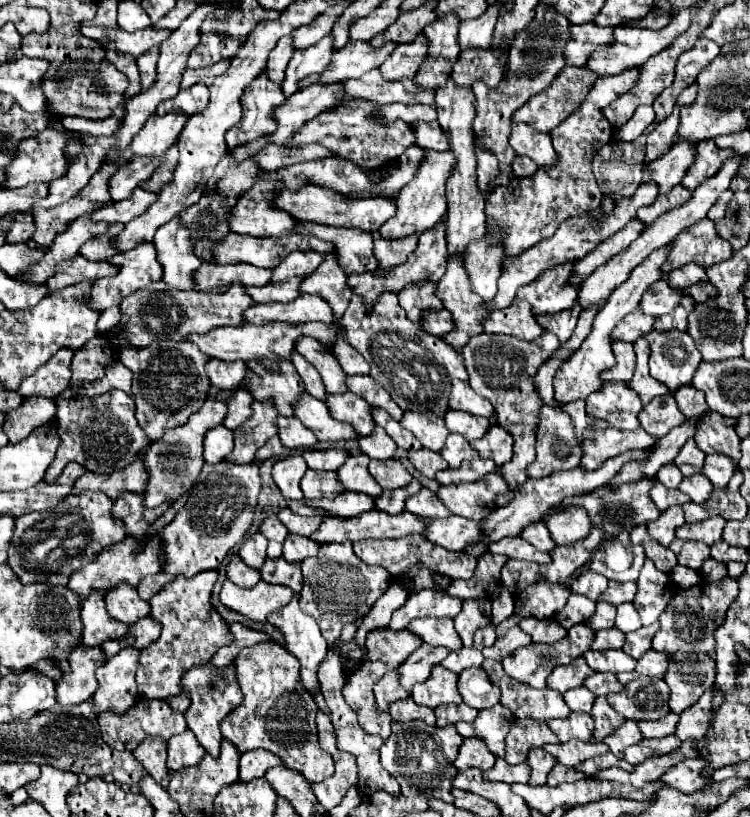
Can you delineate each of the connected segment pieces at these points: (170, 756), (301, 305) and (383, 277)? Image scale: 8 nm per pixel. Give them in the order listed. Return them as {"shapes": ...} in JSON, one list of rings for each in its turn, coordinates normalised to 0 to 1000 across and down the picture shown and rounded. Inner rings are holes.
{"shapes":[[[[247,895],[244,900],[233,900],[223,907],[223,939],[228,944],[260,936],[271,924],[271,912],[263,909],[257,895]]],[[[399,361],[388,371],[343,371],[327,381],[327,390],[340,398],[351,398],[359,393],[441,395],[441,376],[423,361]]],[[[591,266],[575,283],[567,283],[564,288],[559,288],[559,300],[556,307],[532,327],[521,327],[521,329],[503,329],[495,334],[484,334],[484,337],[468,337],[465,339],[465,349],[471,351],[471,356],[476,361],[481,361],[489,371],[489,376],[495,376],[500,371],[500,366],[511,359],[511,356],[524,356],[532,359],[537,351],[543,349],[553,349],[553,346],[567,346],[569,341],[575,341],[577,346],[583,346],[591,334],[593,334],[593,322],[596,322],[596,285],[593,285],[593,268]]]]}

